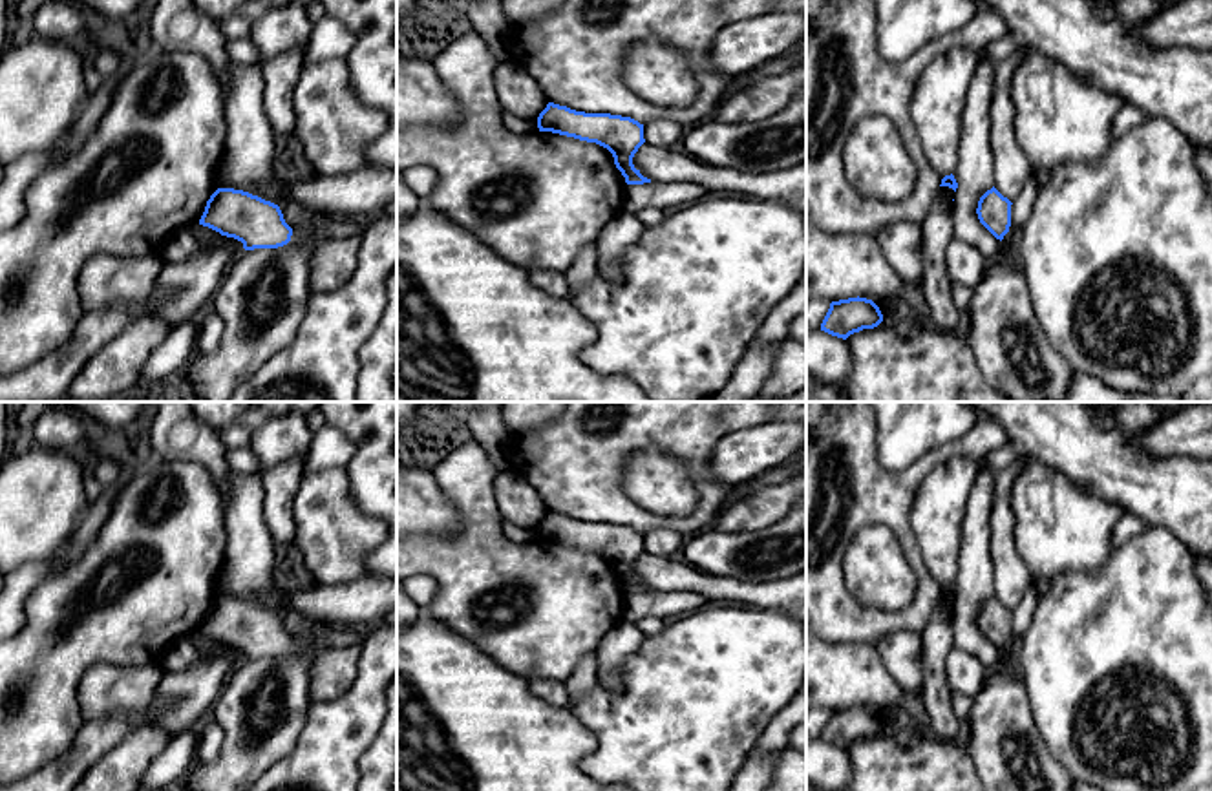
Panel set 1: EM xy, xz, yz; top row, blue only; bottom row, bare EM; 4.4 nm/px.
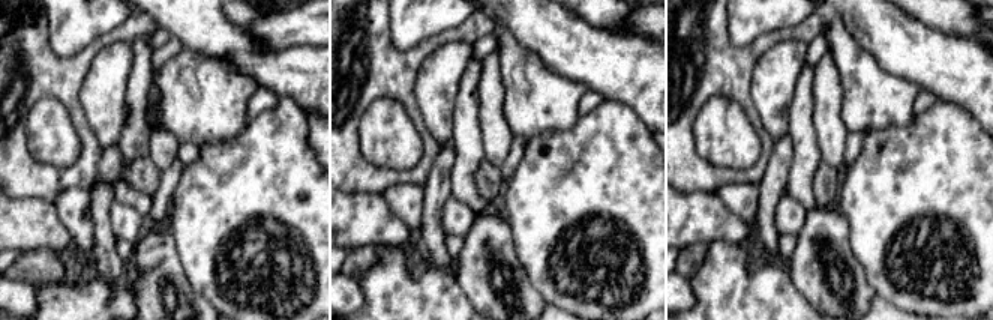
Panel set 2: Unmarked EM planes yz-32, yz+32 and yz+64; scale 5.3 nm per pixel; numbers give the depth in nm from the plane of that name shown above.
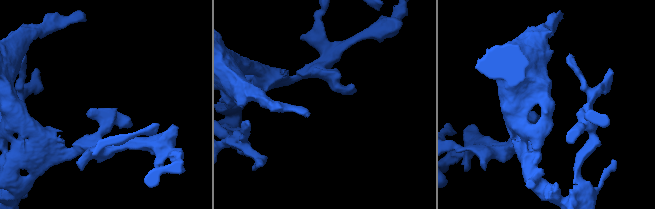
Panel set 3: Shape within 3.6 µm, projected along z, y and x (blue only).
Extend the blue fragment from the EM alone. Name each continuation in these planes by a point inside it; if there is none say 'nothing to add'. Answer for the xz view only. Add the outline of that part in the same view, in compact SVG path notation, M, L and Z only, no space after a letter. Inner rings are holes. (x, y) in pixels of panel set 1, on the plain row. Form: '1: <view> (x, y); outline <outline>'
1: xz (664, 543); outline M653 530L643 535L645 552L658 557L680 557L684 535L675 530Z

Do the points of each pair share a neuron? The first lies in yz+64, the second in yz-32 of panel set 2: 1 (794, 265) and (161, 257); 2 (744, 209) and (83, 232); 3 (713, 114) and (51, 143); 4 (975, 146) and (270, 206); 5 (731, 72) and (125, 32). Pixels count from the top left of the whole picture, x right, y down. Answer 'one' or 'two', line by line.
1: one
2: one
3: one
4: one
5: one

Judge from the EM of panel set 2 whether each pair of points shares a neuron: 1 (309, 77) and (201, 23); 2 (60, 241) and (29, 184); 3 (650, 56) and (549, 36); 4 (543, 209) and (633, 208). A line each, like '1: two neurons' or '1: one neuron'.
1: one neuron
2: two neurons
3: one neuron
4: one neuron

